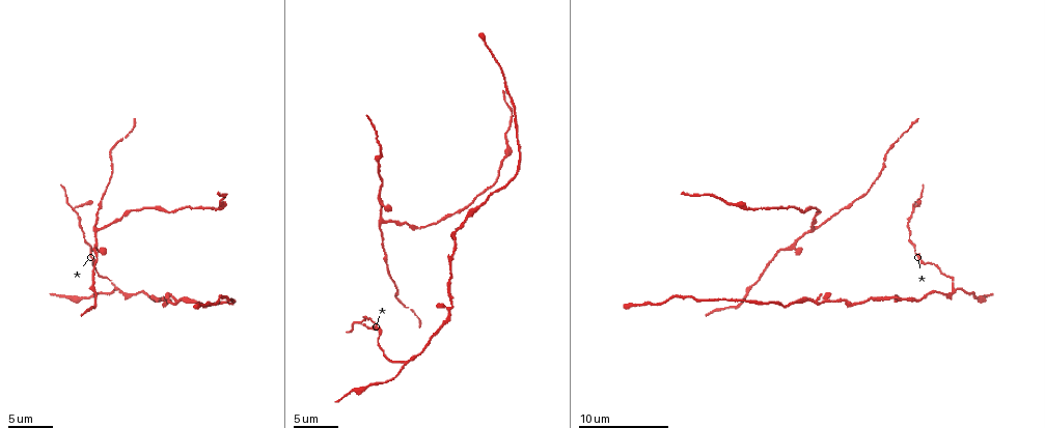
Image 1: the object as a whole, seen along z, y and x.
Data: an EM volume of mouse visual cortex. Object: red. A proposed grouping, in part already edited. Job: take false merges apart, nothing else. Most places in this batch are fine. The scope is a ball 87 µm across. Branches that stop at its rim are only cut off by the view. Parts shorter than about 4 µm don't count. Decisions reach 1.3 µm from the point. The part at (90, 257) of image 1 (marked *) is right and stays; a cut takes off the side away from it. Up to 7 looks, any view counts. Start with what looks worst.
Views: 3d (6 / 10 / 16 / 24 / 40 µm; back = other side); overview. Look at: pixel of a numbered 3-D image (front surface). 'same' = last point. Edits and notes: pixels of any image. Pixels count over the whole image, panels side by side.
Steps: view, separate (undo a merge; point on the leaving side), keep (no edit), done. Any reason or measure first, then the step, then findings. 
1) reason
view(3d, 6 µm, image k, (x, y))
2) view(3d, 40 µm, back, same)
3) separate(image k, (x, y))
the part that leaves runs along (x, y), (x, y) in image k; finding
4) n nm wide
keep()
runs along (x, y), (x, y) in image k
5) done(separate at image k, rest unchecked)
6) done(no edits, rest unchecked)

a fork
view(3d, 10 µm, image 1, (404, 367))

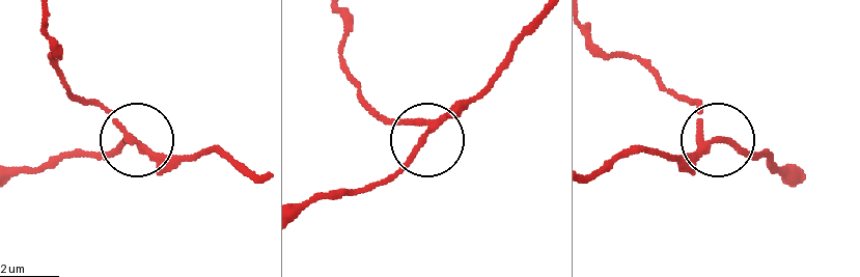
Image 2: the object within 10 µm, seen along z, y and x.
view(3d, 10 µm, back, image 2, (717, 142))

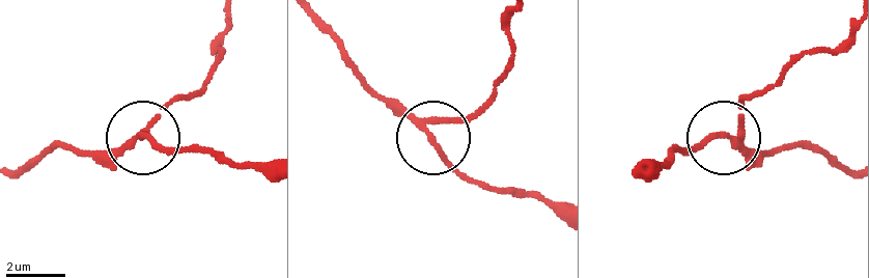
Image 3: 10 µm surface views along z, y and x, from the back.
side arm 10 µm
keep()
continuous, no second neuron

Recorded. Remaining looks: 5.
two arms in line, one across
view(3d, 10 µm, image 1, (893, 299))

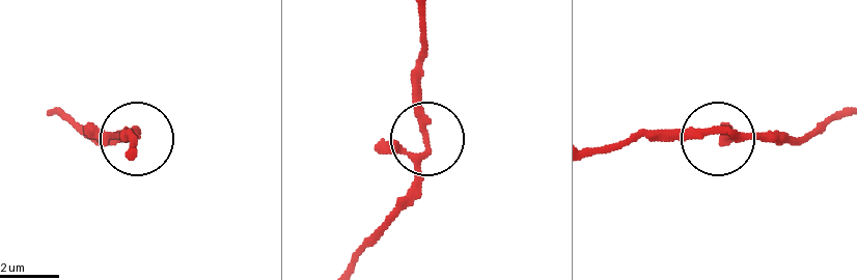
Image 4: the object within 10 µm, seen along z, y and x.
keep()
runs along (350, 262), (412, 180), (429, 129), (421, 57) in image 4; all the same neuron

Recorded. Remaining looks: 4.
sudden change in width
view(3d, 10 µm, image 1, (735, 206))

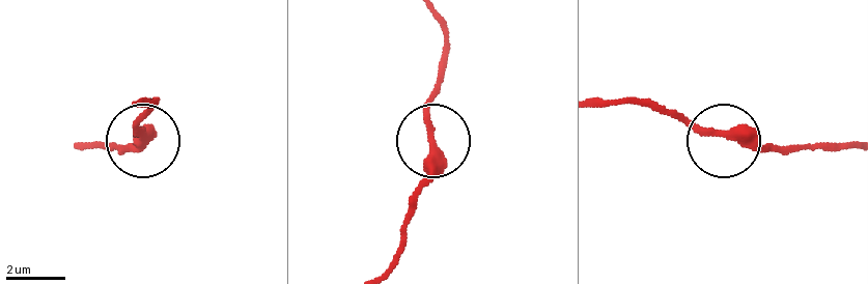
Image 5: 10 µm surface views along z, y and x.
290 nm wide
keep()
runs along (385, 268), (429, 165), (437, 63) in image 5; all the same neuron

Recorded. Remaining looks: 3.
sudden change in width
view(3d, 10 µm, image 1, (198, 301))

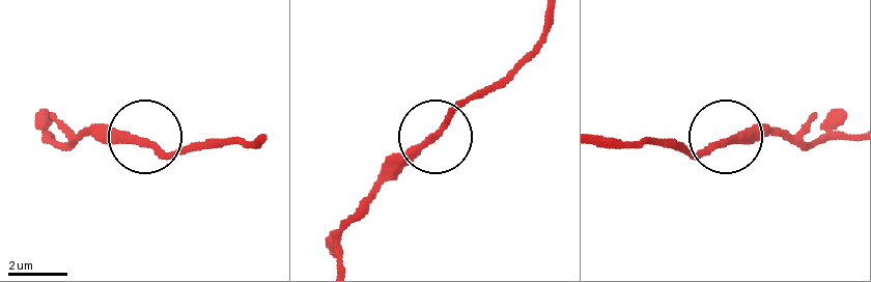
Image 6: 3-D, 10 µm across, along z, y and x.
keep()
runs along (851, 134), (792, 141), (740, 134), (693, 156), (676, 148) in image 6; one neuron here

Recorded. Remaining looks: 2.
done(no edits, rest unchecked)

